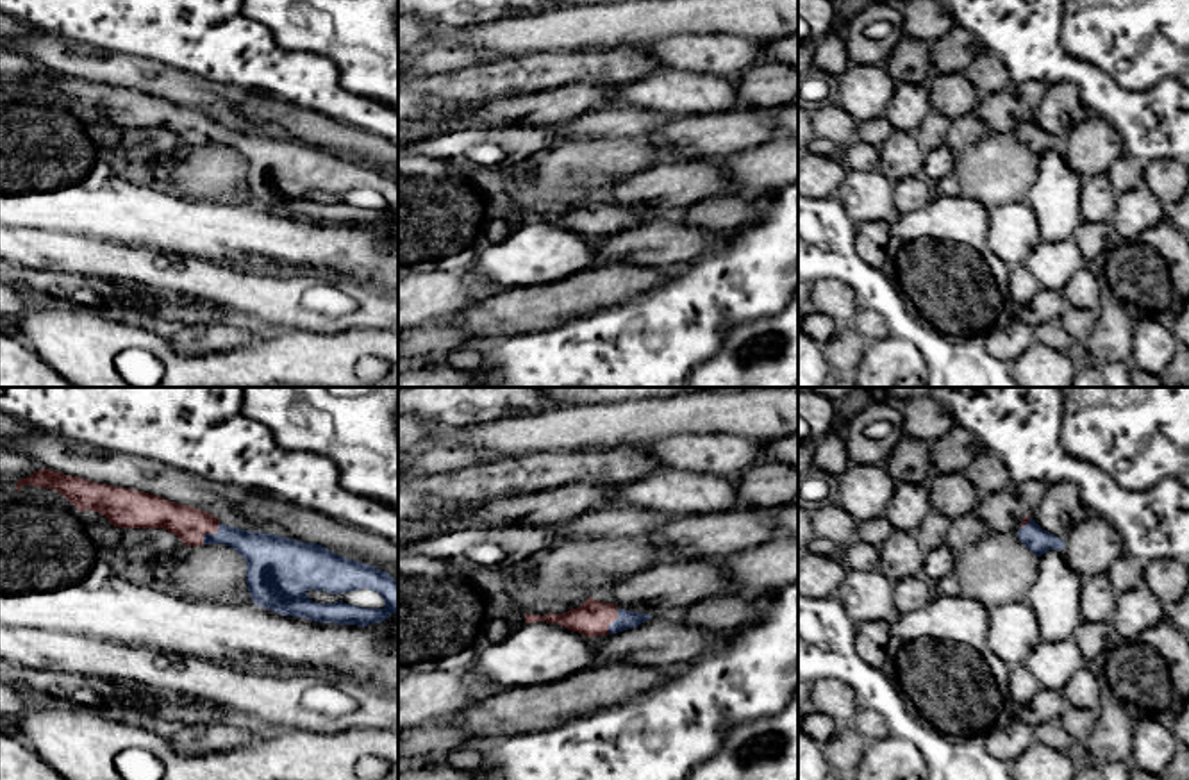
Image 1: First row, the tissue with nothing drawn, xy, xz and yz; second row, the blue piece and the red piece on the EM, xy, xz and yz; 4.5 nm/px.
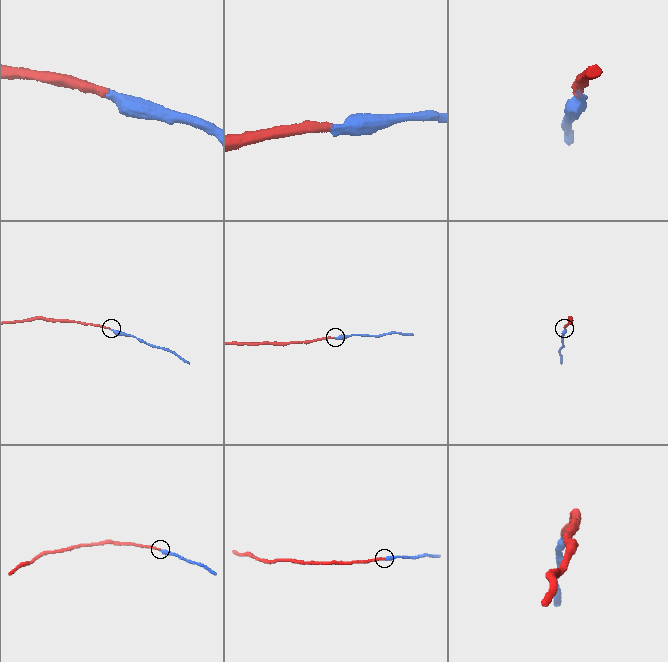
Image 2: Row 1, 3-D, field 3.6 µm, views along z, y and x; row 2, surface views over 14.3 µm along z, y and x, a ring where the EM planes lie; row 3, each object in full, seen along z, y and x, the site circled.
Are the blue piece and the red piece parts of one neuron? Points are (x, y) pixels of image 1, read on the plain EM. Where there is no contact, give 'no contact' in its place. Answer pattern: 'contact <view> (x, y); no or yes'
contact xy (209, 134); yes

